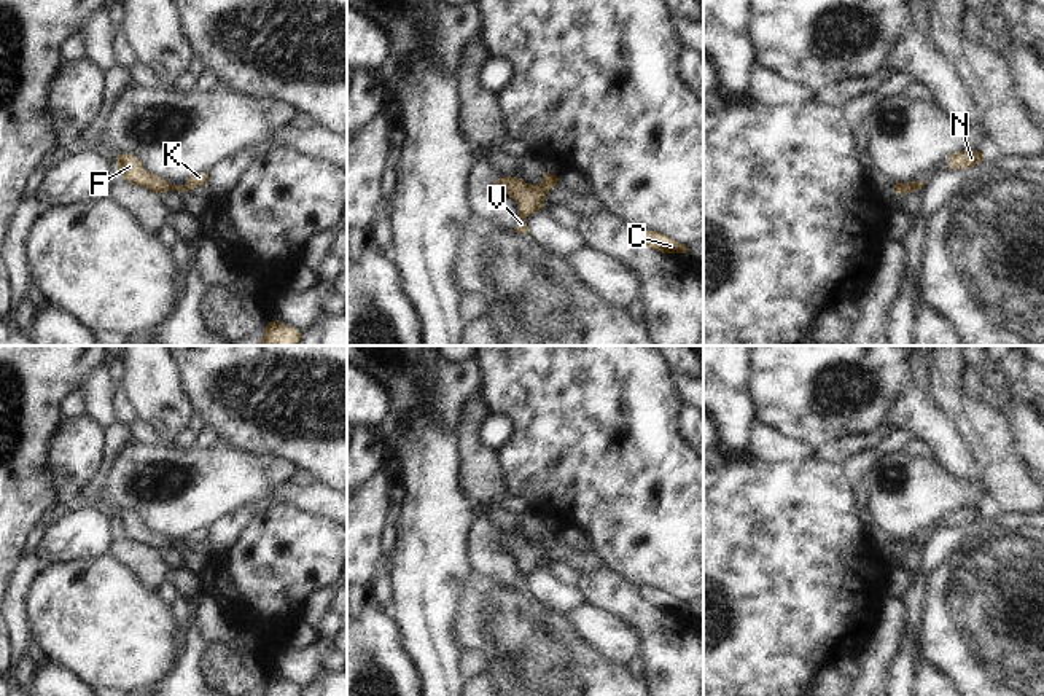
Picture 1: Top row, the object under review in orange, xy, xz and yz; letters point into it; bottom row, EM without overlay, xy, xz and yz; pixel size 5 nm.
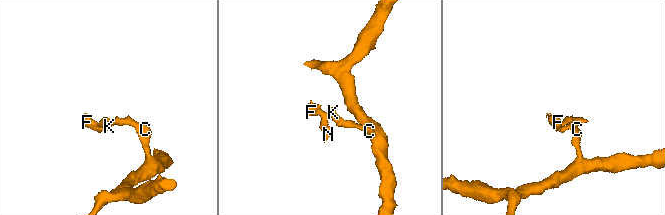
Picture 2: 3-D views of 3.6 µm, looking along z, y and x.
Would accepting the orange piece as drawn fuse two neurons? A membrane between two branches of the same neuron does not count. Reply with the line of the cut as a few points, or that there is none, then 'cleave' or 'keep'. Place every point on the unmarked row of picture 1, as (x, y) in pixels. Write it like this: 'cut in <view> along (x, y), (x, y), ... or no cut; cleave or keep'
cut in xz along (538, 540), (545, 548); cleave

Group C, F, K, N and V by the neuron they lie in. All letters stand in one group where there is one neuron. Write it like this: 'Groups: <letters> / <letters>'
Groups: C K / F N V

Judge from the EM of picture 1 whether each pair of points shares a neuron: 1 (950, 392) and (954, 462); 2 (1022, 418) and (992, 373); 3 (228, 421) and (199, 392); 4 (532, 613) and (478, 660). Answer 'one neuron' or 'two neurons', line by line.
1: two neurons
2: one neuron
3: one neuron
4: two neurons

